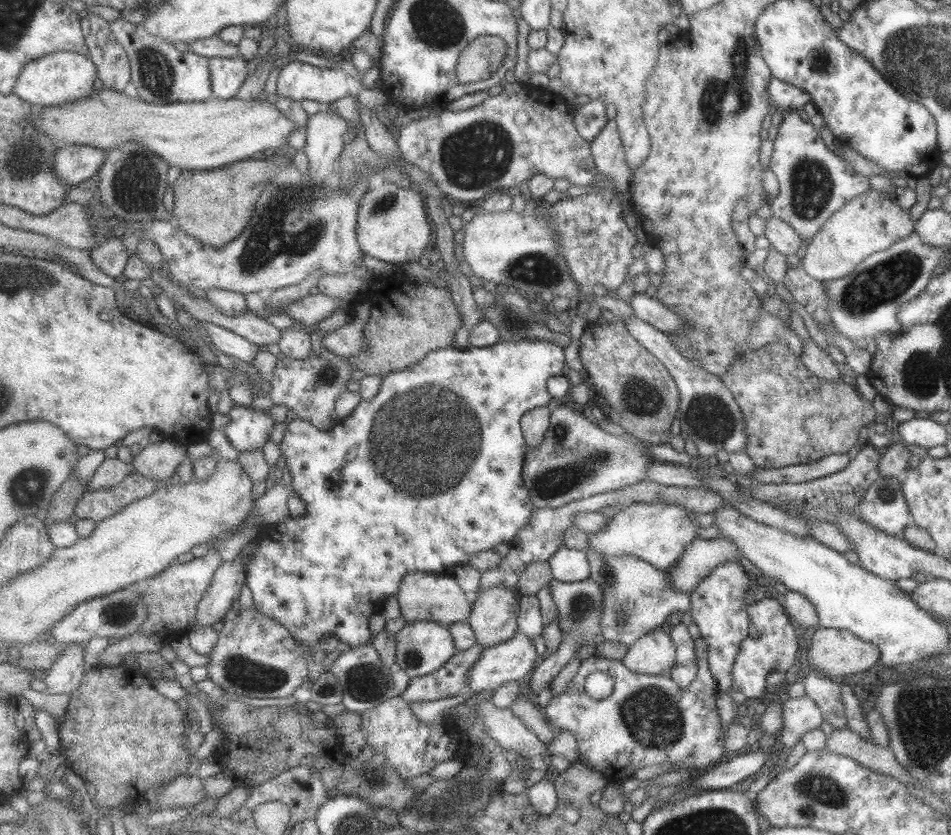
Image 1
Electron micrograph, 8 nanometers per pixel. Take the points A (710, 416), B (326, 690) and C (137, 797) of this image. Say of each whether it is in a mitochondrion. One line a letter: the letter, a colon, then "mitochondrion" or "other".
A: mitochondrion
B: mitochondrion
C: other

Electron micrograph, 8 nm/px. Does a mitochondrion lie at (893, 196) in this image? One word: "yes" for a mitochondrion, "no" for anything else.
no

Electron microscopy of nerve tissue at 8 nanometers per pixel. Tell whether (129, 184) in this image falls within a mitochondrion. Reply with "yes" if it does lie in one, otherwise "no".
yes

